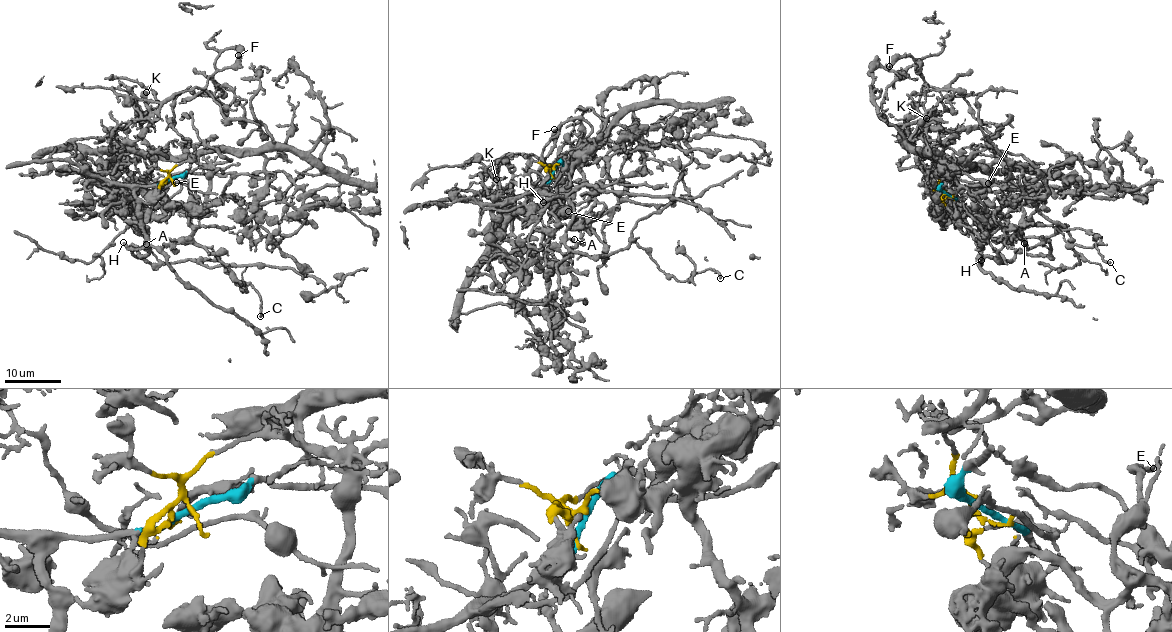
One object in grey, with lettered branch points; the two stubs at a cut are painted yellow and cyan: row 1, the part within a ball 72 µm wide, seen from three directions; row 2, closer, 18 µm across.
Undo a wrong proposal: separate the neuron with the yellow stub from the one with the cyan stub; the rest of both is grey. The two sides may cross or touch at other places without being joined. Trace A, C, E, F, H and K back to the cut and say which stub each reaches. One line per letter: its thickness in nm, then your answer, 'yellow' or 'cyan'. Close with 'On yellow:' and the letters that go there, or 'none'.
A: 340 nm thick; cyan
C: 240 nm thick; cyan
E: 280 nm thick; yellow
F: 320 nm thick; yellow
H: 280 nm thick; cyan
K: 380 nm thick; yellow
On yellow: E, F, K

